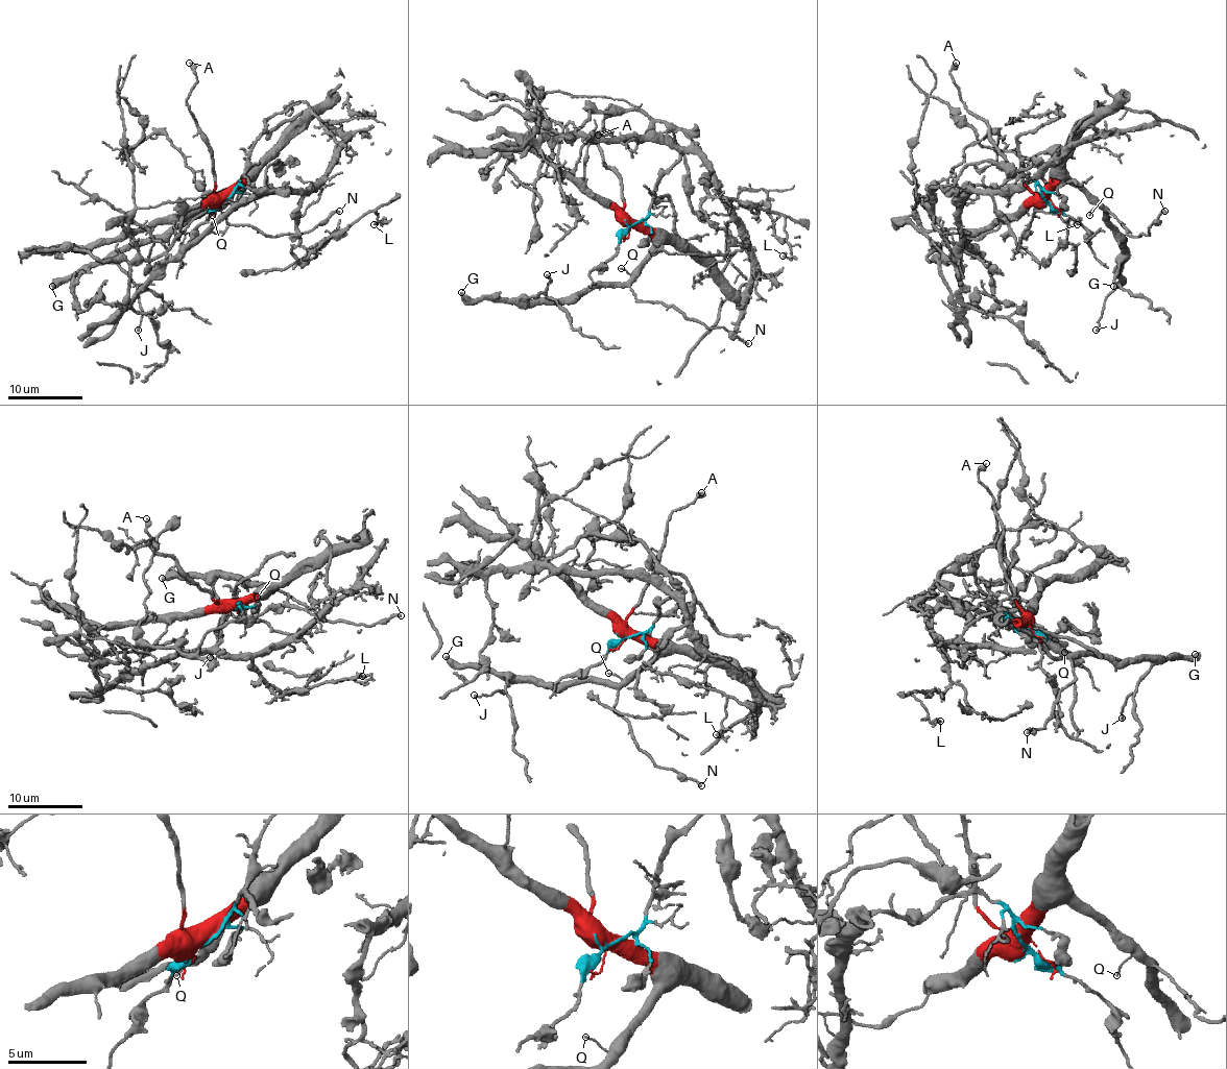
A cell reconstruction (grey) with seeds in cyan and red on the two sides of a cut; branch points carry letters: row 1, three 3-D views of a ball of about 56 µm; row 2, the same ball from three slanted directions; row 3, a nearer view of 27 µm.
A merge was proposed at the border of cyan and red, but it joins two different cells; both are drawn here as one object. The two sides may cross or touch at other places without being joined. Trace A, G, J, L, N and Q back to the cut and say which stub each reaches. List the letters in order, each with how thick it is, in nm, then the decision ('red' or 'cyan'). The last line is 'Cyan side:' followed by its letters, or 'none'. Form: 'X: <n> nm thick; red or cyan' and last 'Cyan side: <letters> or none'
A: 440 nm thick; red
G: 340 nm thick; red
J: 130 nm thick; red
L: 190 nm thick; cyan
N: 200 nm thick; red
Q: 100 nm thick; red
Cyan side: L

